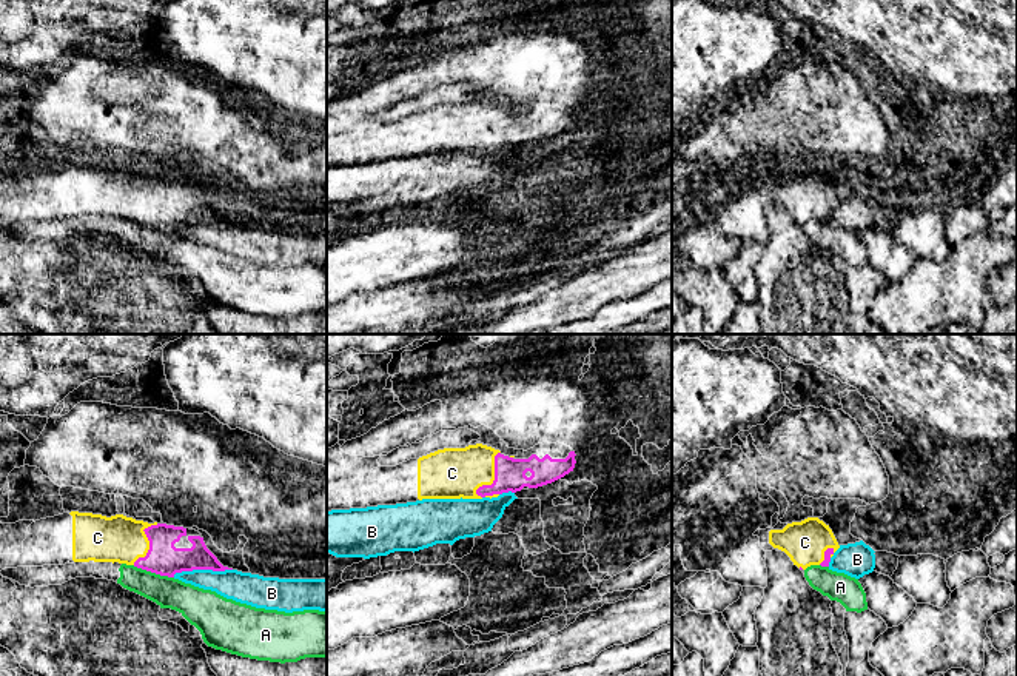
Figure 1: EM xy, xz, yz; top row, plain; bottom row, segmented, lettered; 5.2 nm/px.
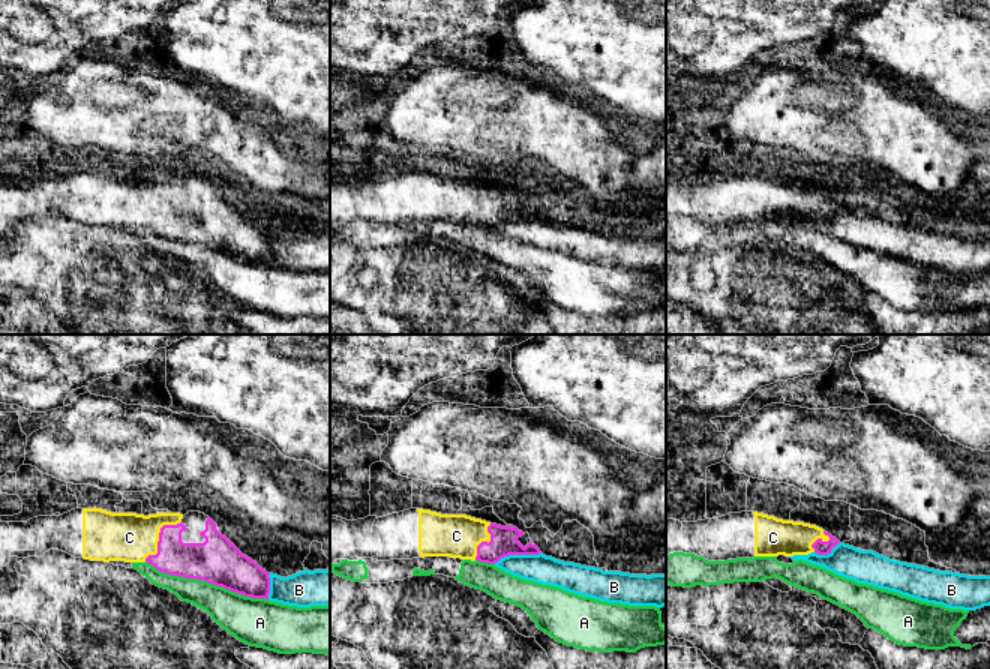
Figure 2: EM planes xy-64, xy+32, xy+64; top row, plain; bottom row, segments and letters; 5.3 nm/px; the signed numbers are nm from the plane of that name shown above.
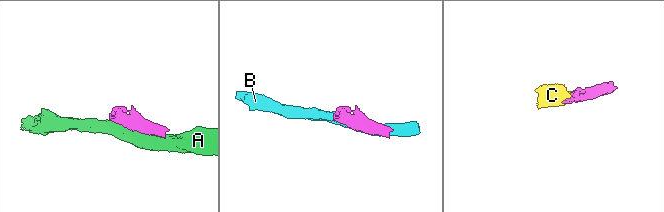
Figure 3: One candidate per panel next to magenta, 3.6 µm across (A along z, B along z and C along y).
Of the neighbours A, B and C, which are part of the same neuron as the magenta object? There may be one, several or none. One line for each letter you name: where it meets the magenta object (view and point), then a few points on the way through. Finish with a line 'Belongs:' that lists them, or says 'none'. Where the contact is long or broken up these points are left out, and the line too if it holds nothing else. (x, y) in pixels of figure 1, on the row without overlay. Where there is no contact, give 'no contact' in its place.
C: xz (495, 134) | across xz (509, 128), (501, 128), (495, 134), (489, 128), (452, 128)
Belongs: C

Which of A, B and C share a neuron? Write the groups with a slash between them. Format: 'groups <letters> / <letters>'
groups A / B / C

